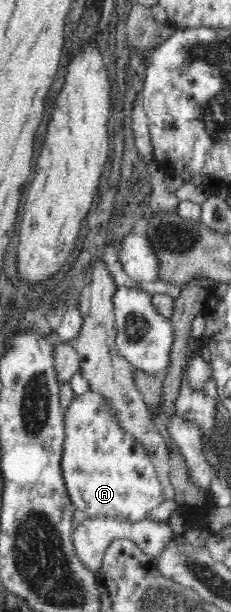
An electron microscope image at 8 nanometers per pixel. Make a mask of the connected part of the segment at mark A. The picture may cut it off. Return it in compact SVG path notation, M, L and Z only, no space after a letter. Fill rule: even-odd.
M91 392L85 393L83 397L74 397L67 410L62 468L72 504L85 511L88 517L113 516L131 521L148 519L149 512L165 501L157 472L146 449L119 428L117 420L106 411L101 400Z

